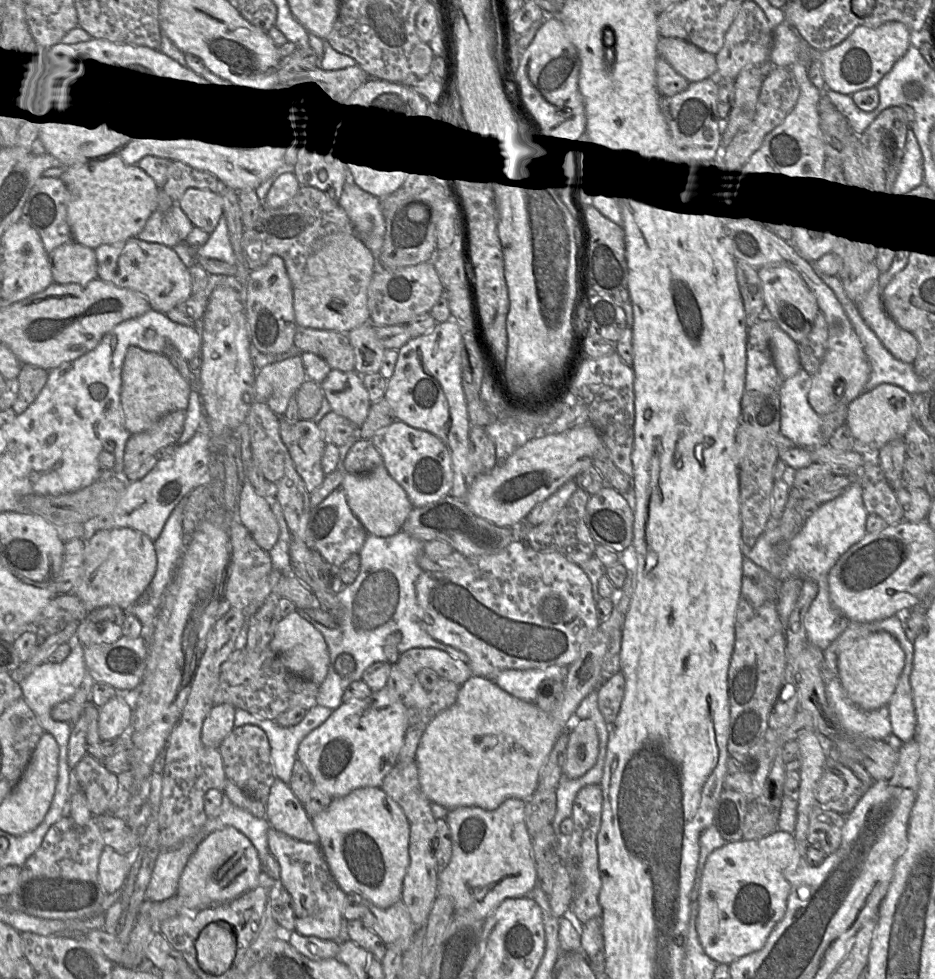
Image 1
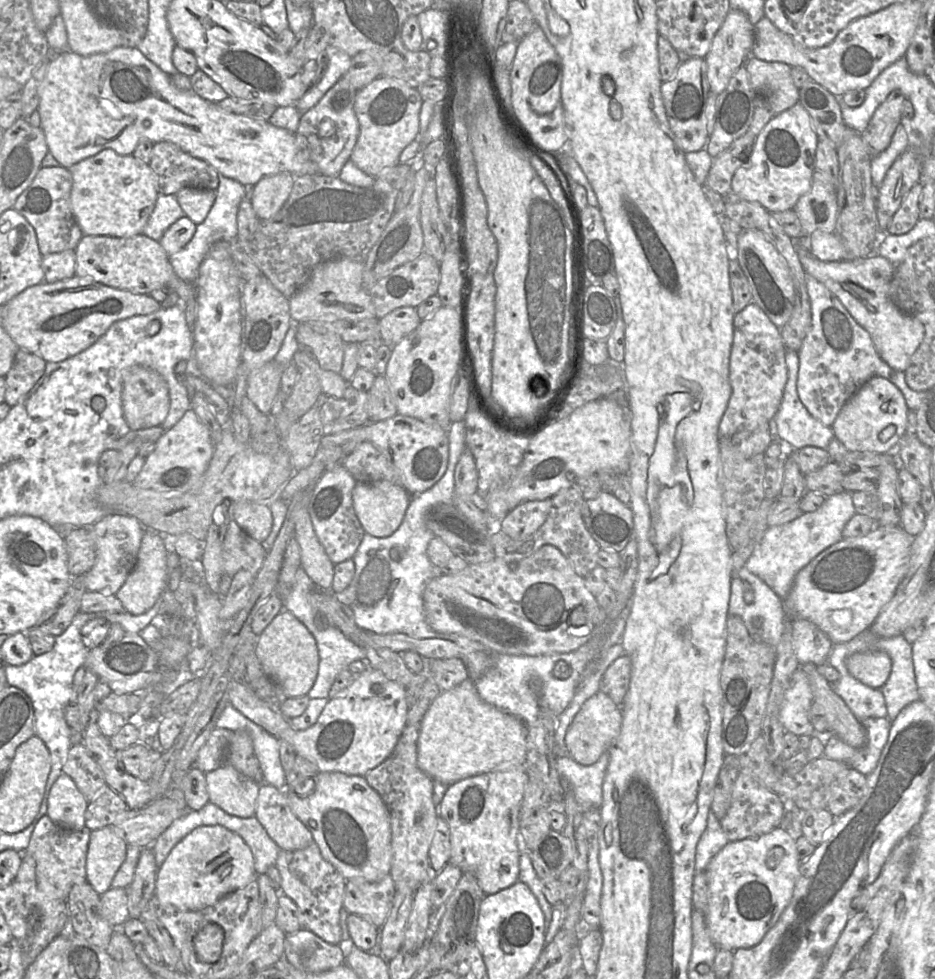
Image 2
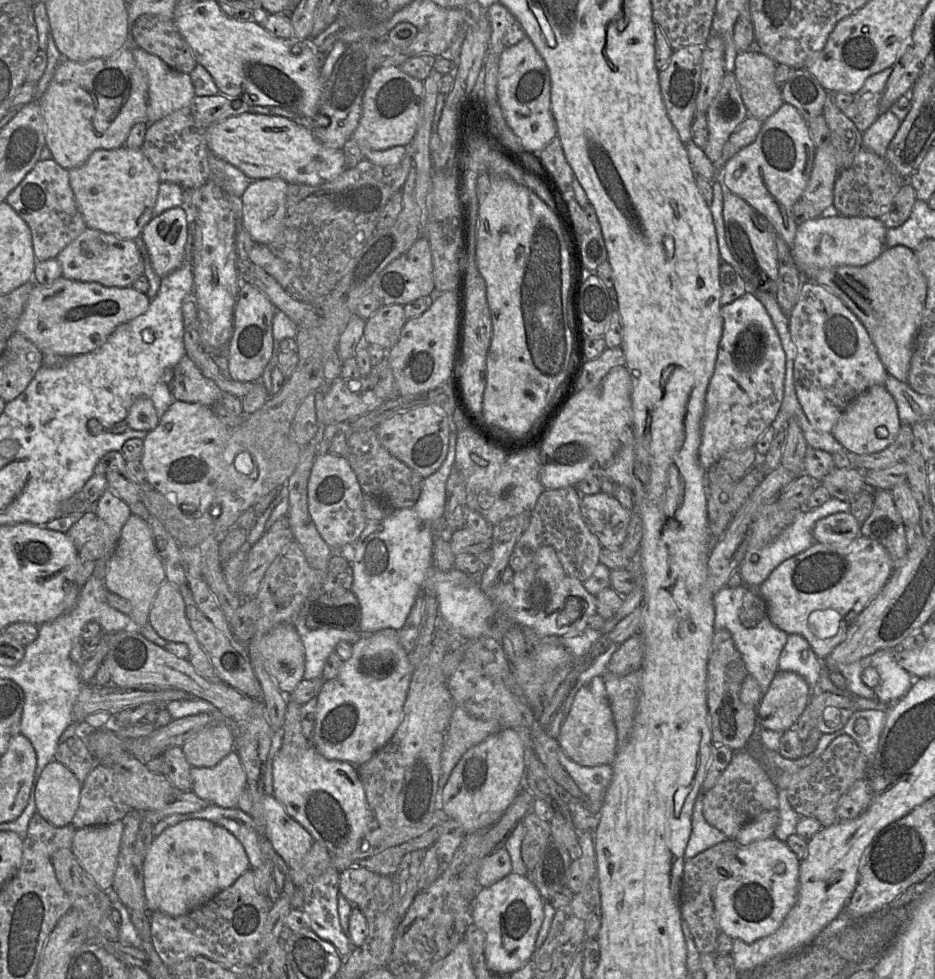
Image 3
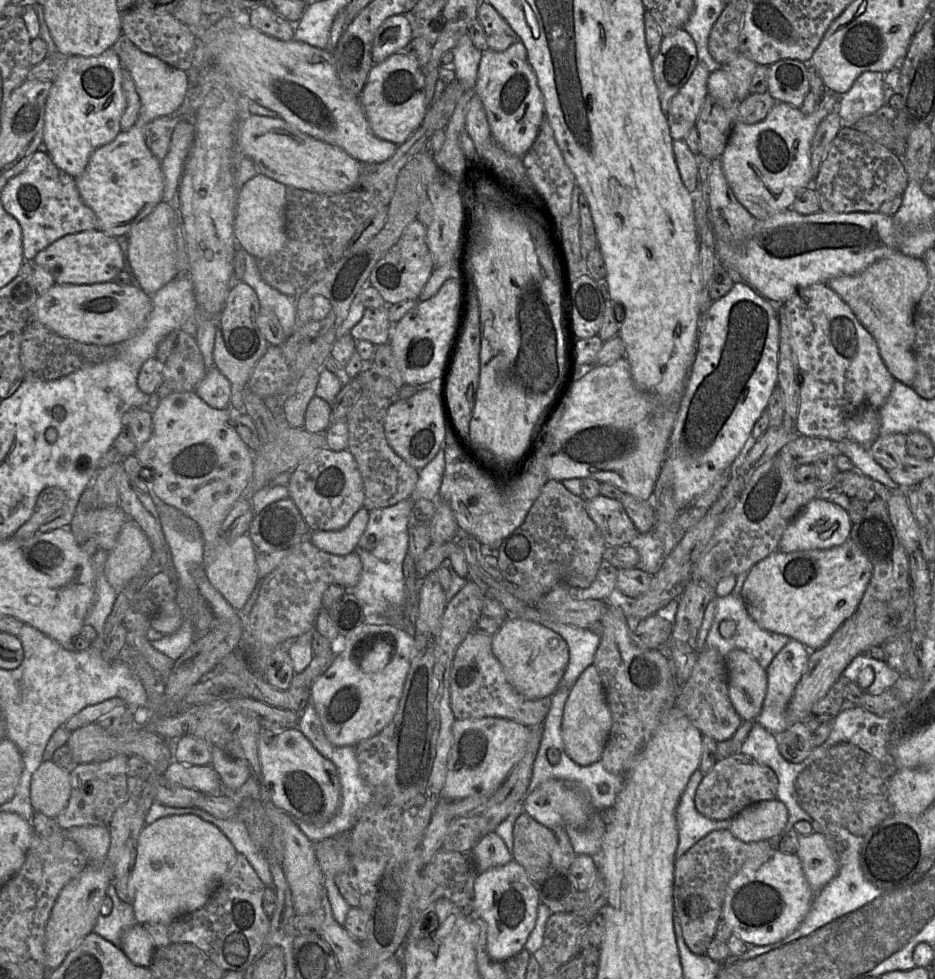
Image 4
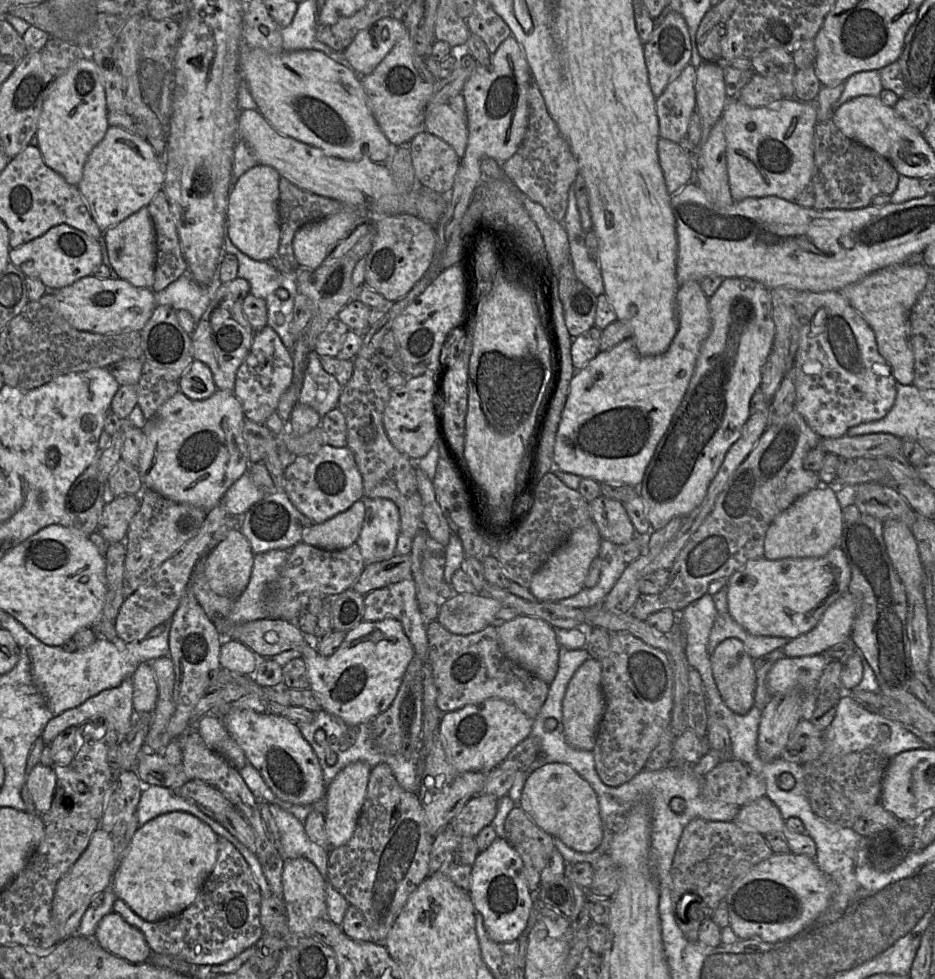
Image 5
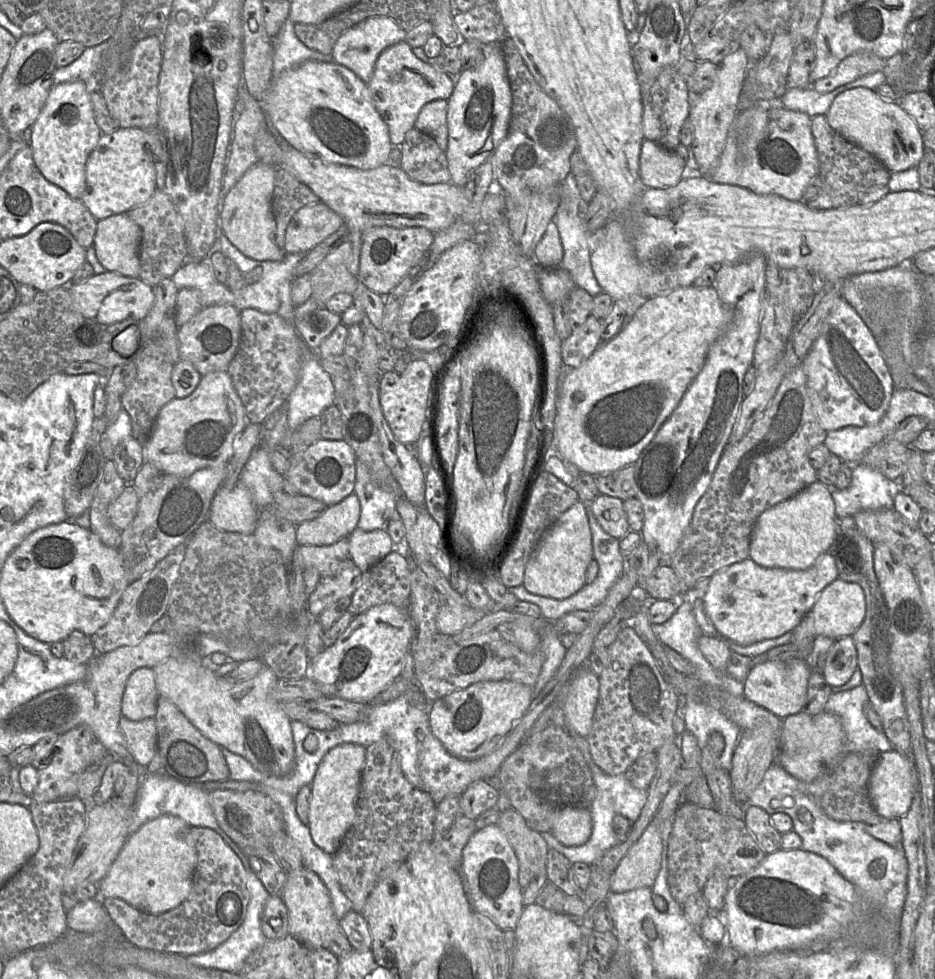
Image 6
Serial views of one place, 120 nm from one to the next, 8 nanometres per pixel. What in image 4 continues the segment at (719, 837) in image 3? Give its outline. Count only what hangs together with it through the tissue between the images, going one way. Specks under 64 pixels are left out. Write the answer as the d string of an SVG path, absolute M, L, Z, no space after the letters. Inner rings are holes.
M698 768L691 775L676 808L678 845L676 860L712 831L730 829L731 820L713 820L702 815L695 806L696 790L704 775Z

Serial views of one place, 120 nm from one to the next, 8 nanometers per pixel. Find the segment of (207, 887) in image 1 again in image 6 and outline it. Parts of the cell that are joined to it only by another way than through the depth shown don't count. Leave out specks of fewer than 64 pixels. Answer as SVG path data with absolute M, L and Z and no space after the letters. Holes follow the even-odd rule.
M163 815L129 836L98 885L99 898L120 898L149 914L162 914L183 903L190 893L197 865L196 849L183 838L183 832L189 826L180 817Z

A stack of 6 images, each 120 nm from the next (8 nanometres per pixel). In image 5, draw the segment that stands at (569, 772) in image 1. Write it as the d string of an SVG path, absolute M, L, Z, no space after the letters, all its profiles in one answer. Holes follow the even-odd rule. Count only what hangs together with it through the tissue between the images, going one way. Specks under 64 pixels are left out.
M589 658L570 680L563 700L563 726L567 743L573 748L593 751L598 727L605 711L602 691L602 667L599 660Z

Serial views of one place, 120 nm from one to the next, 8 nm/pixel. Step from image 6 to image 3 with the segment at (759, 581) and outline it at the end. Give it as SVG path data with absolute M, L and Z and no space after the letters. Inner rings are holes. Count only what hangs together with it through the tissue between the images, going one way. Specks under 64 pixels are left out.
M860 535L847 546L814 543L807 550L783 561L757 588L767 605L767 615L780 630L803 636L815 654L825 659L835 647L842 643L850 625L859 613L877 596L889 580L894 565L887 550L879 542Z

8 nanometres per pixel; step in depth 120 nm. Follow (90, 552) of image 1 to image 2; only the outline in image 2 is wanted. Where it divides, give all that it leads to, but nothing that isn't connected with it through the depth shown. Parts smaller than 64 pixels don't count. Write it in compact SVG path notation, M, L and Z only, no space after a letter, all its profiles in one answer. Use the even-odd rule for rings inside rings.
M111 513L91 526L96 542L96 559L92 568L84 574L86 591L116 595L133 571L145 528L129 515Z

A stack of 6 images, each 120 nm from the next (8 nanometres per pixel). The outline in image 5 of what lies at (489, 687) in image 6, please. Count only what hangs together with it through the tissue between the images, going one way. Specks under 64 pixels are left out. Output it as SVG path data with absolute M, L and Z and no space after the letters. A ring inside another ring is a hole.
M488 699L442 713L439 724L446 757L461 772L492 770L531 732L532 719L514 704L502 699Z

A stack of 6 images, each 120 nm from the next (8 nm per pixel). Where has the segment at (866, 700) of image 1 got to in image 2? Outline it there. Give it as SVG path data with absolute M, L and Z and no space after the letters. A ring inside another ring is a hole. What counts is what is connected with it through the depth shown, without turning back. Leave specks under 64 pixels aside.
M857 652L846 659L846 667L863 684L881 689L891 673L892 661L885 652Z

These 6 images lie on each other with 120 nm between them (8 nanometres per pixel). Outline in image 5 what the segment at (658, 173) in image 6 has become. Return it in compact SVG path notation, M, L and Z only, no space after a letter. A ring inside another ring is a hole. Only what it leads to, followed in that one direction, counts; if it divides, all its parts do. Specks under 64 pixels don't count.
M659 138L657 151L666 188L675 194L690 182L691 159L678 143L663 138Z

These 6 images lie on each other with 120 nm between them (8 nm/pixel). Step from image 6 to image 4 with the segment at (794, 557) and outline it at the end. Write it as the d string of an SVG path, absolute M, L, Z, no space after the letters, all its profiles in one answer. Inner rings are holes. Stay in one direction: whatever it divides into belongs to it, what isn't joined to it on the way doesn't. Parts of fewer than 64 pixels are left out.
M814 498L787 526L777 550L783 553L790 553L837 547L849 540L851 528L852 522L845 509L829 500Z

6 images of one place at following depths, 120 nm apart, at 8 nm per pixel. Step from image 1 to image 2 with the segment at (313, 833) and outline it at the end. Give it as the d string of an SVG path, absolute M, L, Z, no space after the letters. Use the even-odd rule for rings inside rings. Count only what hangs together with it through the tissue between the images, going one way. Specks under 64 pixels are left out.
M260 785L254 816L280 850L300 850L314 842L310 830L292 812L284 791L272 785Z

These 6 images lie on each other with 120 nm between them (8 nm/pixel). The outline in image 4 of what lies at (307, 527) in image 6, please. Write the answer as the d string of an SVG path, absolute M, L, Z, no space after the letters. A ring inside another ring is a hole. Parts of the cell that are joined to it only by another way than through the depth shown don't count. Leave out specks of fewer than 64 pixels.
M363 506L348 525L337 531L310 531L307 539L319 550L333 555L347 555L355 551L369 520L369 511Z

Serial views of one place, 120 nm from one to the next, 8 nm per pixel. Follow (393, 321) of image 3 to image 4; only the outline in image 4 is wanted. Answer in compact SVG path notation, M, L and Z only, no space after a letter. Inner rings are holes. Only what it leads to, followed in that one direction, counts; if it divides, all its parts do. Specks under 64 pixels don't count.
M388 305L377 308L365 308L362 319L351 329L350 334L355 340L367 340L379 346L389 343L391 325Z

